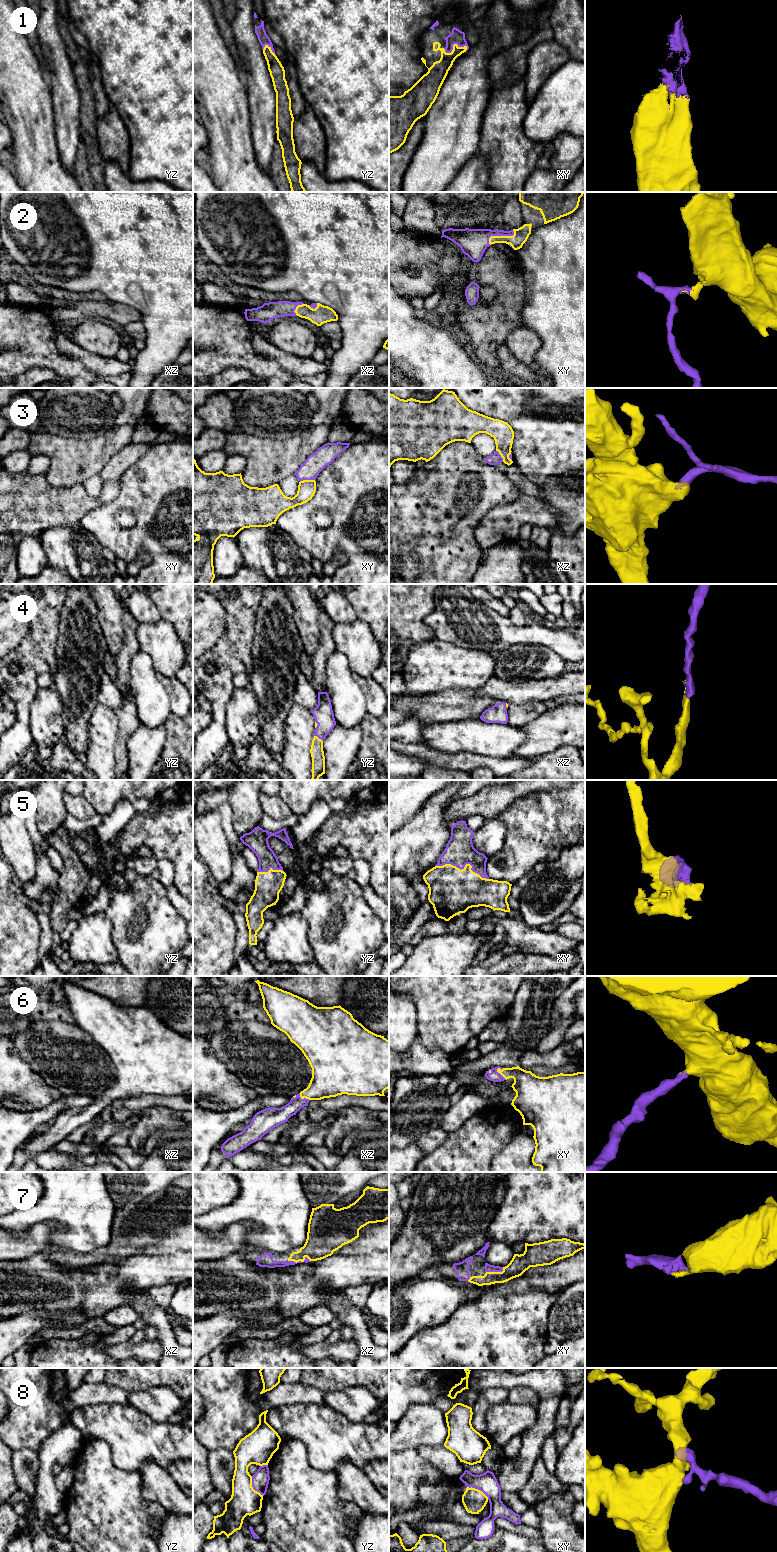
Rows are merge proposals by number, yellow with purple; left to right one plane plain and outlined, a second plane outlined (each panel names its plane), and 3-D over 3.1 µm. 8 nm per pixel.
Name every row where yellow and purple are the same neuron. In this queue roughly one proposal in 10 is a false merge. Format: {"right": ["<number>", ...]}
{"right": ["1", "2", "4", "5", "6", "7"]}

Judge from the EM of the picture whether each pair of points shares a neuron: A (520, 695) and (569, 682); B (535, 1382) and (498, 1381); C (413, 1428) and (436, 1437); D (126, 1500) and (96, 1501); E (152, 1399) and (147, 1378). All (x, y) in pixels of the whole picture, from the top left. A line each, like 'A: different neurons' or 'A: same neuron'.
A: same neuron
B: same neuron
C: same neuron
D: same neuron
E: different neurons

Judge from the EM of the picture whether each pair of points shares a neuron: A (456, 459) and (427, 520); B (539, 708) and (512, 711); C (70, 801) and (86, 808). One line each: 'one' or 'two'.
A: one
B: one
C: one

